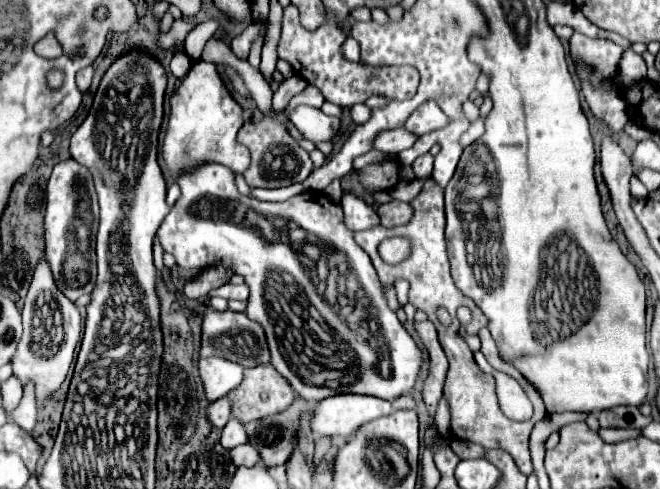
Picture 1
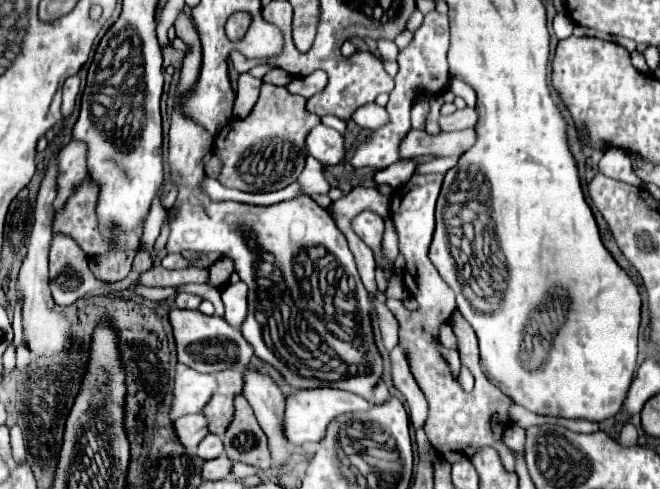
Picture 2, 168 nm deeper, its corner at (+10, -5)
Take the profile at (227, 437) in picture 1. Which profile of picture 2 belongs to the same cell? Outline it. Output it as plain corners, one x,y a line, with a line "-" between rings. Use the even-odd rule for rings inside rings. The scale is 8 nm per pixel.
207,435
201,445
197,447
197,457
203,459
203,461
209,461
209,459
217,459
219,455
223,453
223,445
221,445
221,437
217,435

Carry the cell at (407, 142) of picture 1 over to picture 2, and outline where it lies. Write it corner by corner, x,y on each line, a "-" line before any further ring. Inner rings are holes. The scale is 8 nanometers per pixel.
411,129
401,143
401,157
421,157
421,155
461,157
467,149
473,147
475,141
477,141
475,129
449,131
449,133
439,131
437,135
429,135
427,131

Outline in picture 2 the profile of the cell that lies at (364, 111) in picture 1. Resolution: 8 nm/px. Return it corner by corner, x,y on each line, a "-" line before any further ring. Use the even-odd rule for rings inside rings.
369,103
369,105
363,105
355,115
353,115
353,121
363,127
363,129
379,129
387,123
389,119
389,113
385,107
379,107
377,103

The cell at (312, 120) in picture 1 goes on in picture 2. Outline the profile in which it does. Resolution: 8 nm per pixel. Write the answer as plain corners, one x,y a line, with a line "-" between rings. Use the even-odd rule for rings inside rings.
319,123
307,137
307,151
323,165
337,165
345,159
343,135

